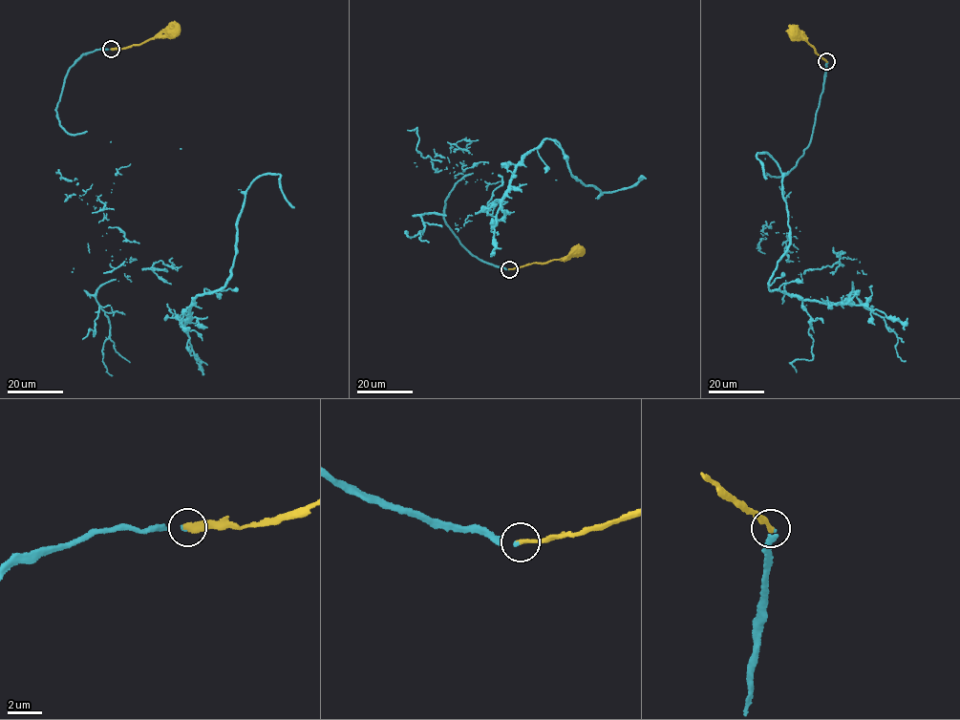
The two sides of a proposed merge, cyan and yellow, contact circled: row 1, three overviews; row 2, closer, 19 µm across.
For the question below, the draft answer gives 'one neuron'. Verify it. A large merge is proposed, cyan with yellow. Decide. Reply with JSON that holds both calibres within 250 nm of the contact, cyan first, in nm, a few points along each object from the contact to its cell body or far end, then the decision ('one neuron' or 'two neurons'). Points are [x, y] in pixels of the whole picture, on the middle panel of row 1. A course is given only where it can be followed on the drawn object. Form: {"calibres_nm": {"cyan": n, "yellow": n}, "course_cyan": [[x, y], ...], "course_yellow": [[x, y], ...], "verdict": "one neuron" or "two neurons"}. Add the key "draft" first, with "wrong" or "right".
{"draft": "right", "calibres_nm": {"cyan": 140, "yellow": 360}, "course_cyan": [[509, 269], [447, 225], [494, 183], [463, 164], [501, 178], [487, 214], [544, 139], [586, 186], [646, 179]], "course_yellow": [[509, 269], [566, 258], [579, 251]], "verdict": "one neuron"}

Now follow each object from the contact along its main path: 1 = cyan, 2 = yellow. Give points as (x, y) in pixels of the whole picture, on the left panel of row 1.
1: (111, 49), (56, 116), (110, 141), (103, 218), (172, 317), (224, 286), (253, 180), (294, 207)
2: (111, 49), (175, 34), (176, 31)

